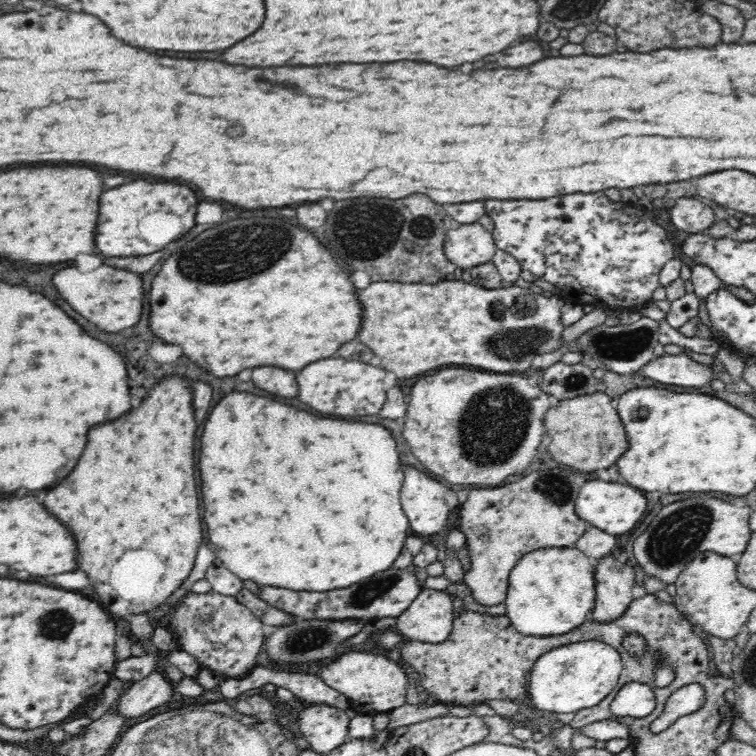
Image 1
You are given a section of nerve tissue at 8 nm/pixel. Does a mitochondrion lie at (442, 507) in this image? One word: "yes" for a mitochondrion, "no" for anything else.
no

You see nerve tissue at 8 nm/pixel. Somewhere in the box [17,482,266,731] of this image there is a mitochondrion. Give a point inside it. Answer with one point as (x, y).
(57, 625)

